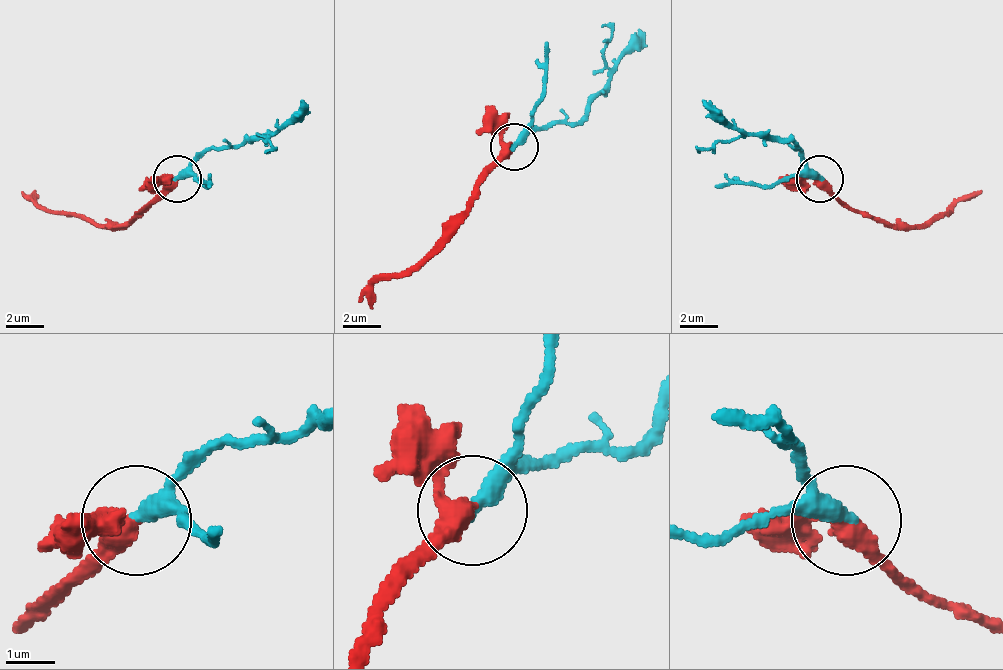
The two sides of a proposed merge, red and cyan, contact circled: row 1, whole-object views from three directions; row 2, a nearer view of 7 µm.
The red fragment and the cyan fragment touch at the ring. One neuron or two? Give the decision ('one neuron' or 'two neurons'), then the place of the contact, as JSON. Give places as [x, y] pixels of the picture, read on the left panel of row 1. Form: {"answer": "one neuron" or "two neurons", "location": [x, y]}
{"answer": "one neuron", "location": [177, 179]}

